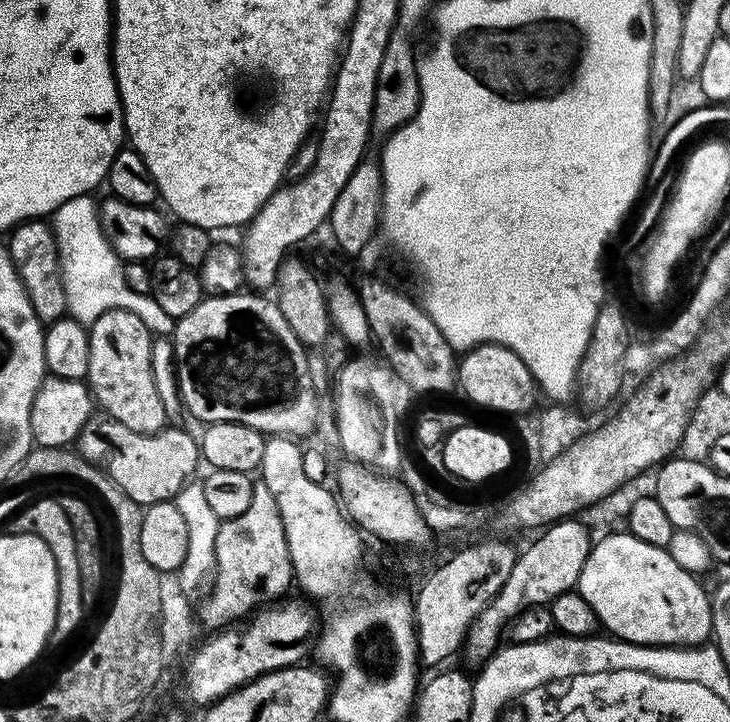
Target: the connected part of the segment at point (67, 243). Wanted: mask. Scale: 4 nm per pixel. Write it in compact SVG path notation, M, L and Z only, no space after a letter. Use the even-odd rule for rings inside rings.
M91 195L70 198L51 217L50 227L56 236L57 250L60 256L61 280L65 288L67 315L79 324L91 326L112 308L130 310L142 318L148 331L156 336L171 337L174 321L162 306L150 294L135 292L124 276L125 265L110 242L104 237L100 225L100 209Z

